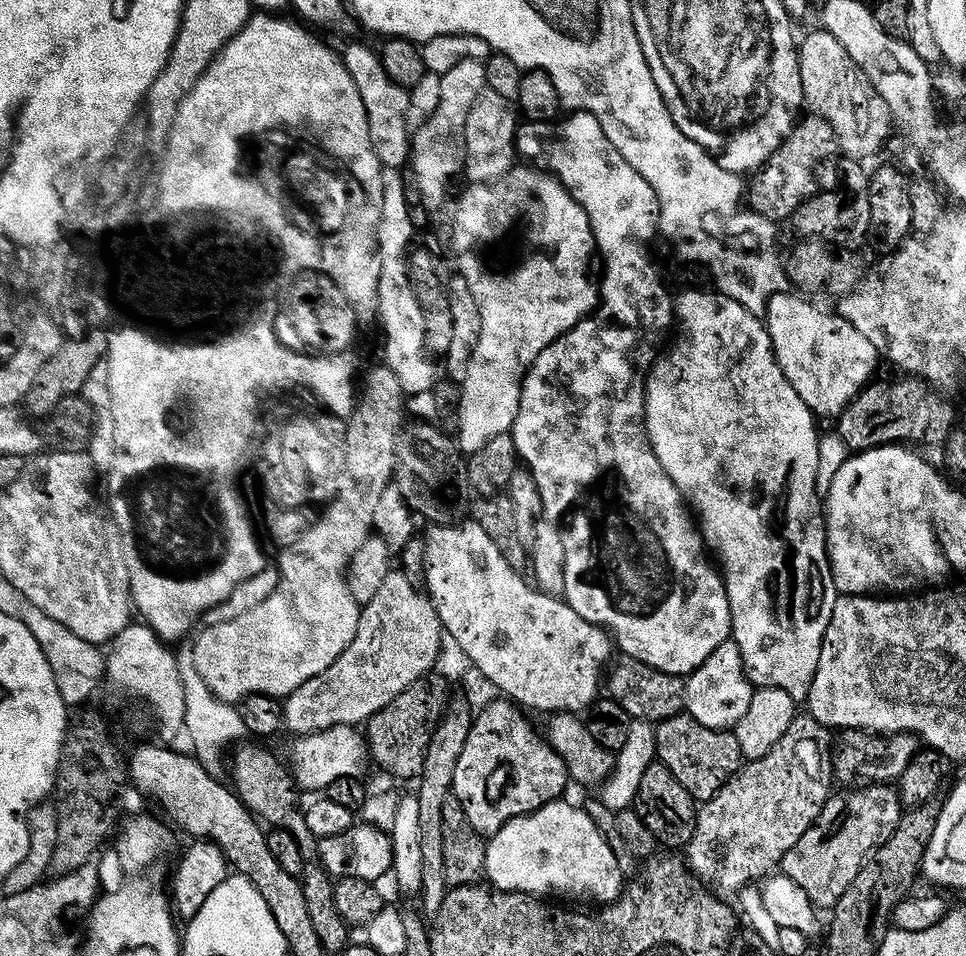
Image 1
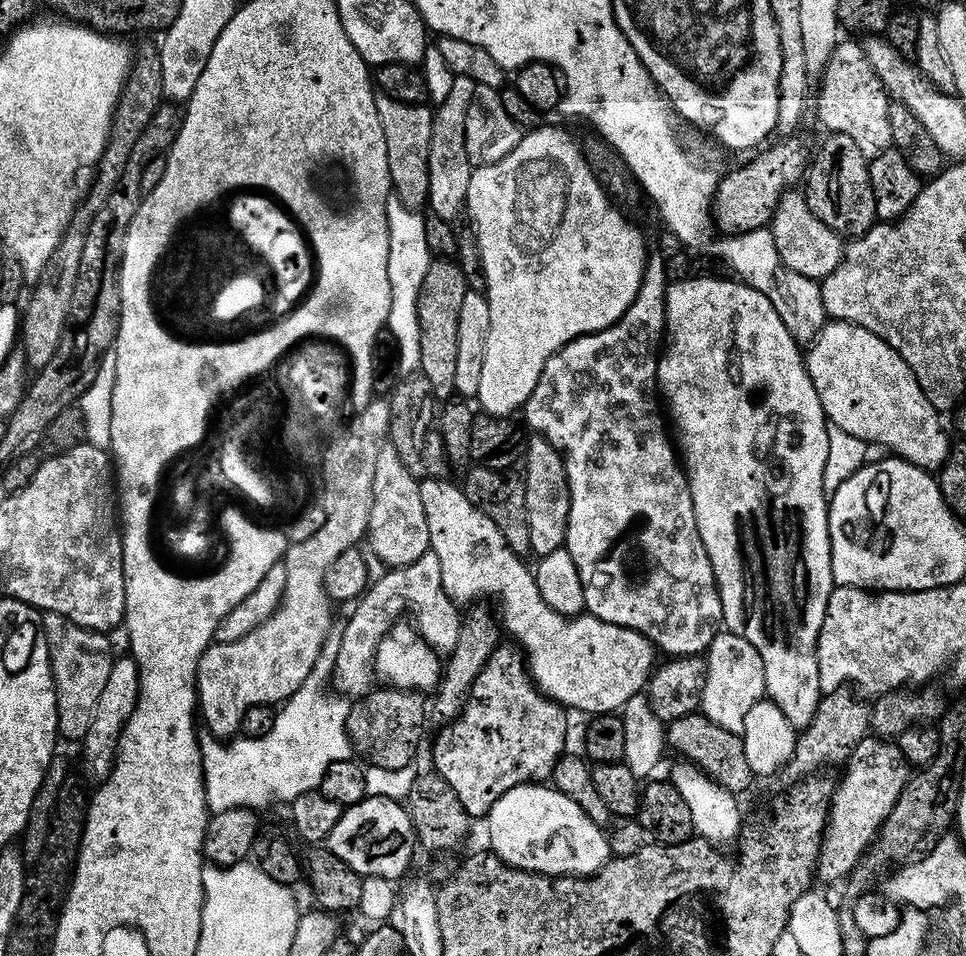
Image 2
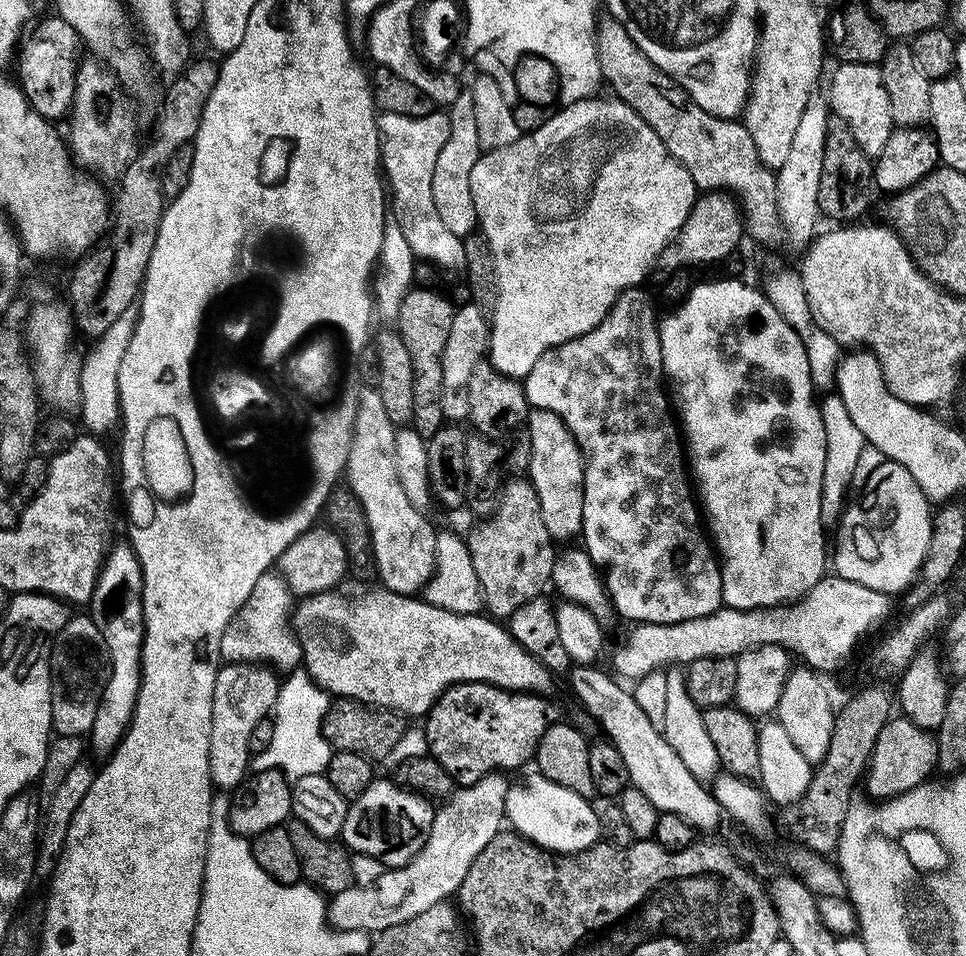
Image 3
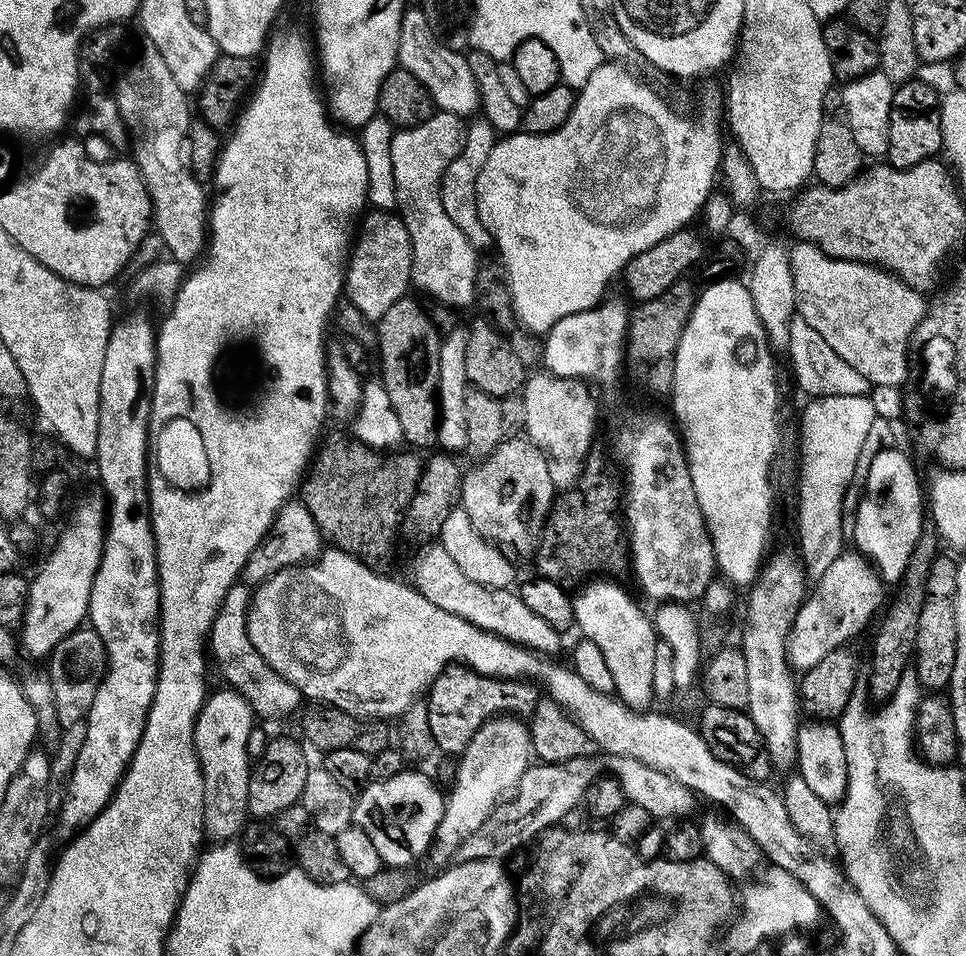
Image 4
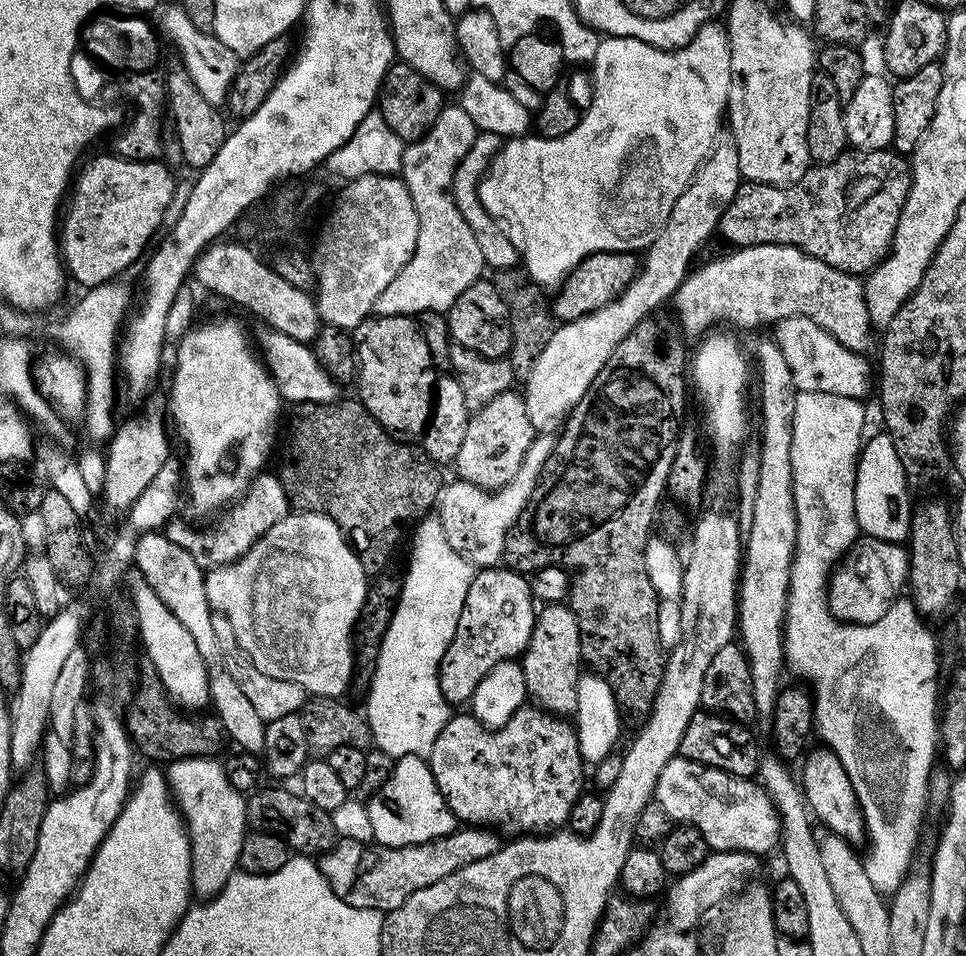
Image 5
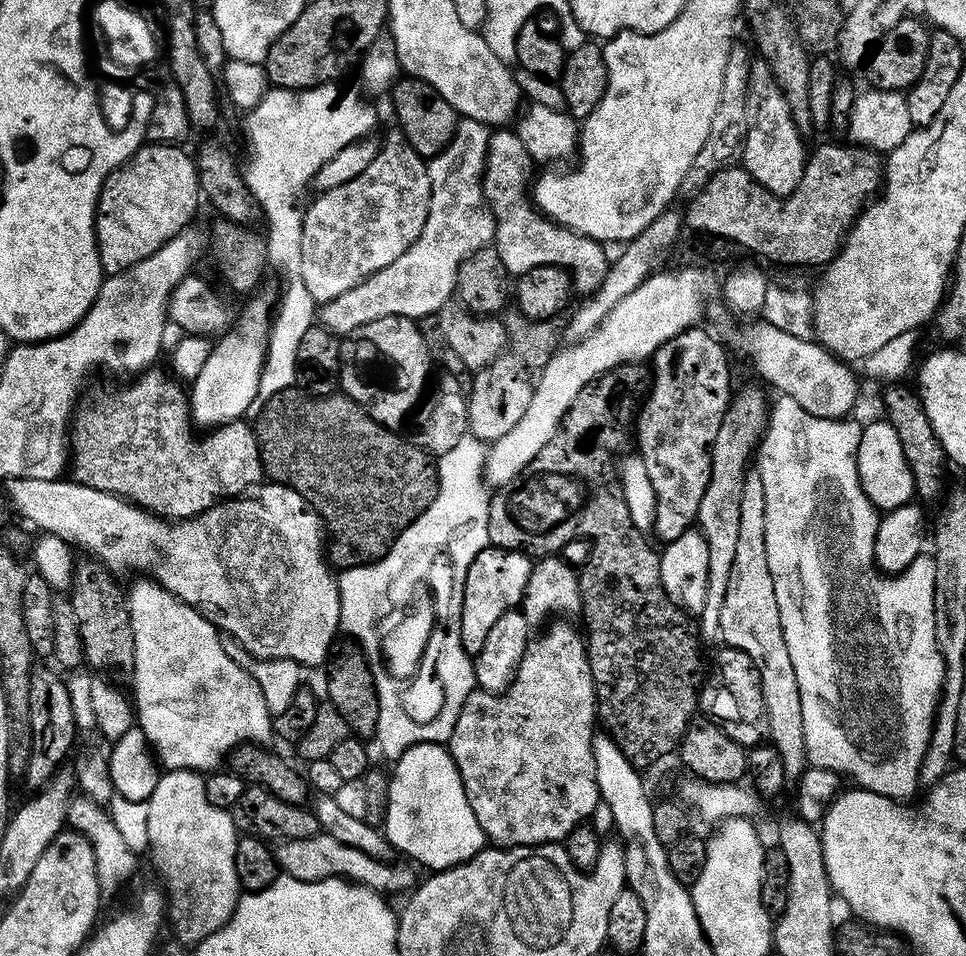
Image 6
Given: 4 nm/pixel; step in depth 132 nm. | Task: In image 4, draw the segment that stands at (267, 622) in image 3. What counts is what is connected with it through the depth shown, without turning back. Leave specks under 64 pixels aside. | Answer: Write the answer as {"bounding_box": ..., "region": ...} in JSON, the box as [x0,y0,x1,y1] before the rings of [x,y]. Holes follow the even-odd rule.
{"bounding_box":[210,582,302,720],"region":[[[237,582],[226,594],[226,598],[220,604],[218,614],[212,623],[210,633],[210,656],[216,659],[220,672],[225,676],[227,687],[233,688],[246,702],[250,702],[253,713],[264,720],[280,720],[288,716],[296,707],[302,704],[300,691],[282,674],[278,674],[254,650],[254,646],[248,637],[248,605],[250,603],[250,588],[247,583]]]}

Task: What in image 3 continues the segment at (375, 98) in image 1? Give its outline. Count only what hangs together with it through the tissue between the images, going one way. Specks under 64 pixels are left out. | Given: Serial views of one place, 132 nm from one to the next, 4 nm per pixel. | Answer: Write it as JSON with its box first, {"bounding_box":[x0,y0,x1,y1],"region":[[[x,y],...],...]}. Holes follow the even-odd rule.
{"bounding_box":[376,110,466,269],"region":[[[434,110],[422,118],[408,118],[406,114],[380,112],[376,117],[380,135],[380,163],[382,175],[390,193],[390,215],[402,226],[412,255],[428,260],[437,269],[460,268],[466,264],[466,244],[442,222],[434,206],[434,166],[448,137],[448,117]]]}

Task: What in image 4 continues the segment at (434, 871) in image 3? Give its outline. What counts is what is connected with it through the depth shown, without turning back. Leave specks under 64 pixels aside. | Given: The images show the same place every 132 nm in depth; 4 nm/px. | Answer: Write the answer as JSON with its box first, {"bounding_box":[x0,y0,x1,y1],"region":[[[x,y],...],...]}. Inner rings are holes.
{"bounding_box":[430,715,533,866],"region":[[[495,715],[477,729],[464,751],[459,753],[456,781],[452,784],[452,793],[447,793],[444,813],[430,849],[433,862],[440,864],[436,866],[447,865],[459,853],[462,842],[470,838],[470,834],[474,834],[482,822],[486,822],[496,805],[511,793],[530,766],[533,751],[528,727],[523,719],[515,715]]]}

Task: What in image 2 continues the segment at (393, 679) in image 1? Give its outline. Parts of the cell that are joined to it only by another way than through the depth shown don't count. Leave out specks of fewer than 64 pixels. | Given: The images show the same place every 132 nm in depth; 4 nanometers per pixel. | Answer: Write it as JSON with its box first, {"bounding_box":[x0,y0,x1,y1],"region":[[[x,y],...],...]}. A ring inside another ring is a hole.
{"bounding_box":[330,550,462,698],"region":[[[429,550],[417,561],[393,567],[385,572],[385,576],[377,584],[375,581],[360,597],[353,607],[357,608],[353,610],[352,617],[344,624],[336,669],[330,680],[333,685],[336,683],[335,691],[348,698],[359,698],[373,691],[376,647],[380,645],[385,634],[403,617],[400,615],[407,608],[416,615],[414,624],[424,637],[424,641],[438,652],[449,654],[454,650],[455,642],[458,640],[462,616],[457,605],[453,604],[452,599],[444,592],[442,566],[438,566],[438,554]]]}

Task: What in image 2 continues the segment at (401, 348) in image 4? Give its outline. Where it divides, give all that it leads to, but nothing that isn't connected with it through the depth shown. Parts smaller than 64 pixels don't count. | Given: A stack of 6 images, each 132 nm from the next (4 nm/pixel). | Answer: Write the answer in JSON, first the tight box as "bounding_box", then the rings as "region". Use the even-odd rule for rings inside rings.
{"bounding_box":[418,258,469,398],"region":[[[452,258],[433,259],[432,265],[426,270],[426,278],[422,278],[422,290],[418,294],[418,330],[420,331],[420,366],[419,371],[430,382],[433,393],[440,398],[453,395],[454,365],[458,362],[458,313],[462,310],[462,298],[469,291],[468,278],[463,267],[460,268]]]}

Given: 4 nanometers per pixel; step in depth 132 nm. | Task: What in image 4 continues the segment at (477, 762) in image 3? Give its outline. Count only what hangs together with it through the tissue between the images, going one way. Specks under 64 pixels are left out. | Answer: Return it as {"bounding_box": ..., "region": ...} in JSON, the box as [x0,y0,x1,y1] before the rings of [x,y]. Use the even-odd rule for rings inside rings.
{"bounding_box":[426,665,540,754],"region":[[[448,665],[432,679],[426,693],[430,734],[437,749],[459,754],[488,719],[495,715],[528,716],[540,699],[539,689],[520,680],[484,676],[464,665]]]}

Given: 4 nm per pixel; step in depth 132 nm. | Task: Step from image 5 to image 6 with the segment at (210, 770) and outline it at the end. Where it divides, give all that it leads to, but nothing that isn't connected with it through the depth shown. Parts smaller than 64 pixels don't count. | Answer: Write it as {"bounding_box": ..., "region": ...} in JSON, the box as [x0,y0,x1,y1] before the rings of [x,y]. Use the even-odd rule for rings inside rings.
{"bounding_box":[146,768,242,940],"region":[[[186,768],[165,771],[146,803],[148,848],[164,879],[167,919],[178,939],[204,940],[231,918],[242,895],[234,866],[238,829],[232,813],[210,806],[204,776]]]}

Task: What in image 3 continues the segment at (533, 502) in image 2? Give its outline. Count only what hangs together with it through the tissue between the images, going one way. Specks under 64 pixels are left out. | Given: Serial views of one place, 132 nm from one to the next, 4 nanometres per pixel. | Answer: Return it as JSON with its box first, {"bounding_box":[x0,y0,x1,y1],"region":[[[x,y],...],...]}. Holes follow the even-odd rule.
{"bounding_box":[528,408,584,541],"region":[[[532,408],[528,413],[528,473],[541,503],[542,520],[553,541],[579,537],[582,532],[582,502],[584,501],[584,459],[570,430],[550,410]]]}

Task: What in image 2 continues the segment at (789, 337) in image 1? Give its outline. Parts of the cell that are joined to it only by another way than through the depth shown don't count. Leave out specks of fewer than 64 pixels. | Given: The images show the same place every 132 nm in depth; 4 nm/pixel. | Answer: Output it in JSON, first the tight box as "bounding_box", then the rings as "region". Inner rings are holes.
{"bounding_box":[804,319,950,470],"region":[[[829,319],[807,345],[804,365],[829,424],[869,445],[881,444],[919,468],[939,470],[944,465],[950,439],[941,413],[918,386],[914,370],[878,334],[845,320]]]}

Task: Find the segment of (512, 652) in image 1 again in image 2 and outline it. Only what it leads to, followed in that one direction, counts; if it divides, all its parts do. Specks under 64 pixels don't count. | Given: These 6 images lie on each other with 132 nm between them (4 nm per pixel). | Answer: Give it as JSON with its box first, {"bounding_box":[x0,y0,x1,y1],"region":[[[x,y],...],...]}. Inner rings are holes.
{"bounding_box":[419,478,654,714],"region":[[[424,478],[419,481],[419,486],[426,524],[429,526],[430,551],[438,554],[445,594],[457,606],[483,601],[483,596],[497,596],[500,599],[499,623],[503,631],[505,628],[512,635],[511,639],[523,648],[527,657],[527,670],[540,692],[568,710],[577,708],[587,714],[619,713],[631,696],[641,695],[654,667],[652,641],[641,632],[602,622],[596,616],[581,614],[566,617],[558,614],[558,610],[550,610],[538,590],[533,569],[529,565],[527,568],[525,561],[510,551],[498,526],[494,526],[494,522],[490,522],[490,518],[486,518],[486,514],[482,514],[482,510],[478,510],[470,498],[466,498],[459,483],[451,484],[448,478]]]}

